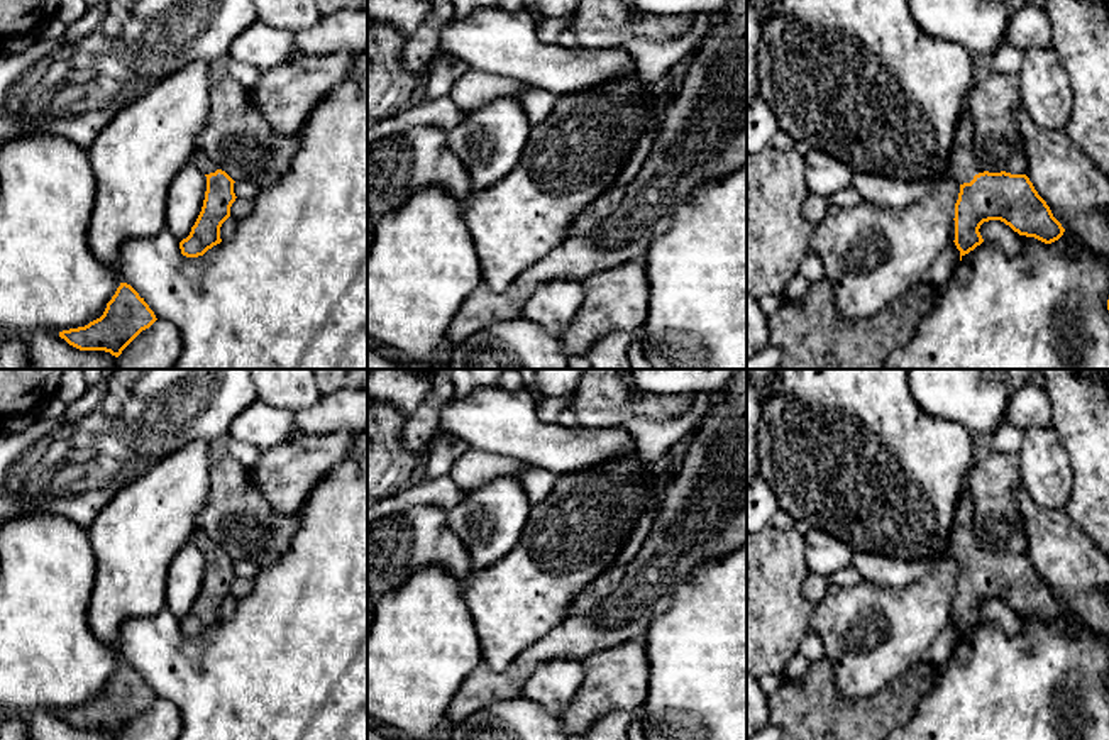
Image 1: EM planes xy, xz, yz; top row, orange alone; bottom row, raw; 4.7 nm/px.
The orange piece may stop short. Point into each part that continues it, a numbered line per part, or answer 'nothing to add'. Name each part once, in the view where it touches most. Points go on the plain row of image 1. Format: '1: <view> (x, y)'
1: yz (964, 546)

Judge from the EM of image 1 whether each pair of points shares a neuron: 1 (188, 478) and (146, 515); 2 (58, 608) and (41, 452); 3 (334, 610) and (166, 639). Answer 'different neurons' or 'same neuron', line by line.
1: same neuron
2: different neurons
3: same neuron

